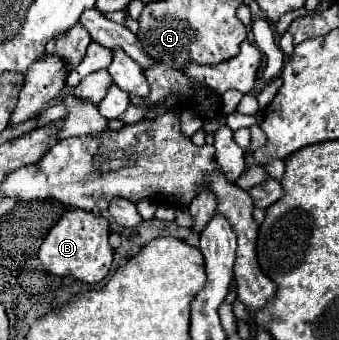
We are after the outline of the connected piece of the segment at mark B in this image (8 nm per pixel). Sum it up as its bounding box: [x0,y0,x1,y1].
[37,209,113,285]

